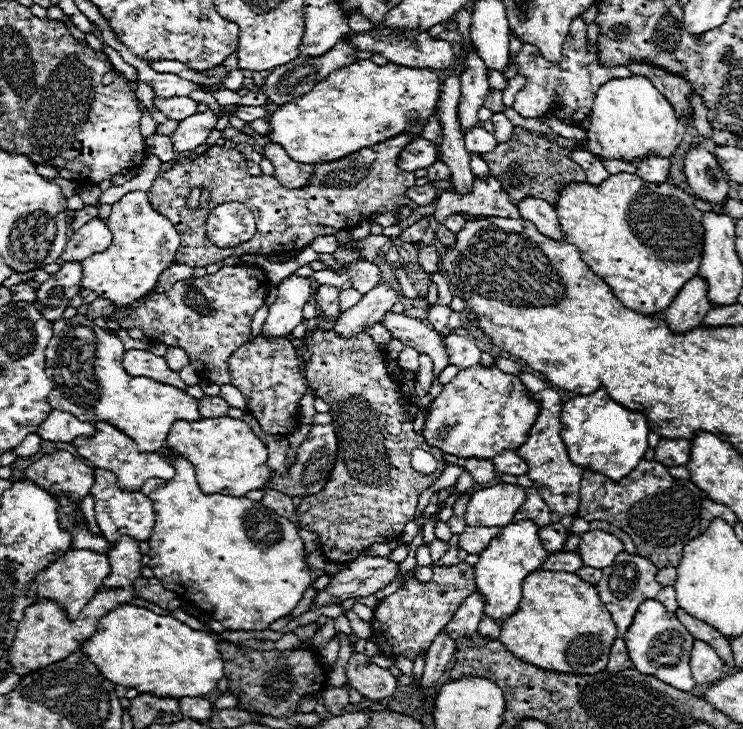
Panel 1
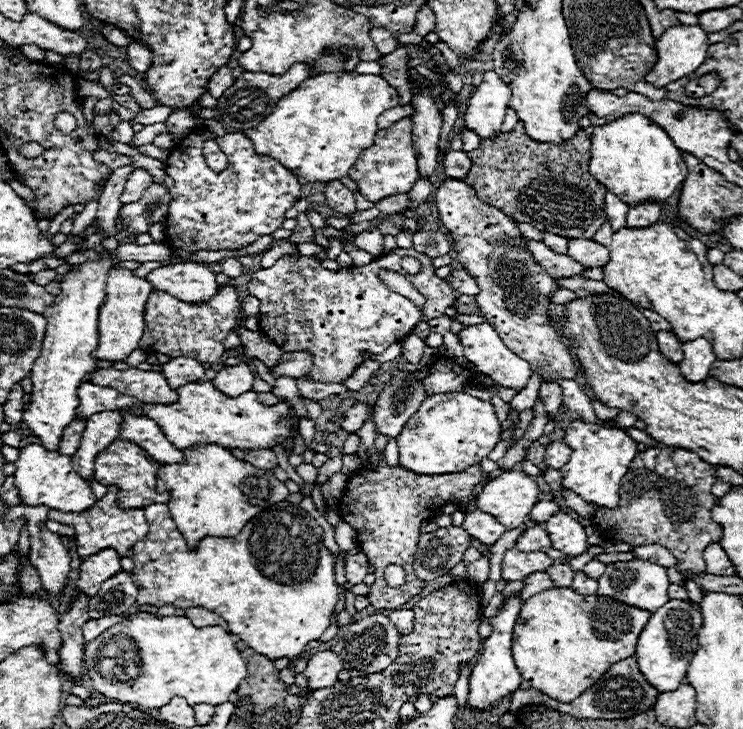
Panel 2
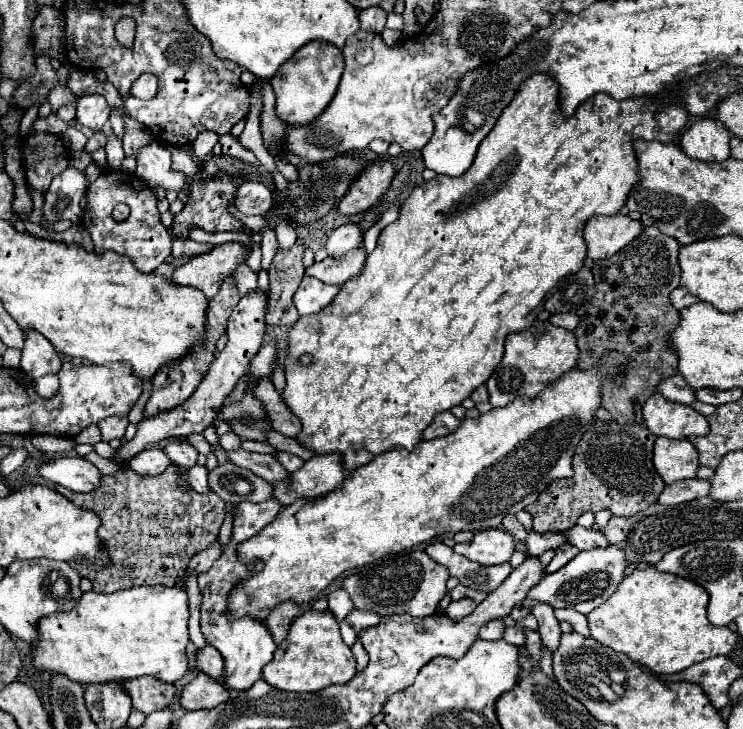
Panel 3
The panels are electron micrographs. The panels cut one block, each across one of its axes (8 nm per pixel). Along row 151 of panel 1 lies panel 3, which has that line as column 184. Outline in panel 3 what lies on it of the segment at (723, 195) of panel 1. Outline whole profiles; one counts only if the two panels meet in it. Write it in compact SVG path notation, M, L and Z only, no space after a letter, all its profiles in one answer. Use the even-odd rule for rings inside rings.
M198 672L198 676L182 690L182 706L186 710L214 708L222 702L228 702L228 698L230 694L226 686L204 672Z

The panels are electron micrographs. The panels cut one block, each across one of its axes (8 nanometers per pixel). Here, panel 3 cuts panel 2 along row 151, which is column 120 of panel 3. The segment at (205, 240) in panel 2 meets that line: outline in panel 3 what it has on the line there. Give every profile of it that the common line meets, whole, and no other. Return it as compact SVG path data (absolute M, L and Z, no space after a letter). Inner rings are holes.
M120 170L104 172L104 180L96 180L90 186L88 212L84 212L82 222L86 220L88 220L88 232L92 236L96 254L114 250L118 254L130 256L134 266L142 272L154 272L170 256L172 236L170 236L170 230L166 230L164 224L160 222L156 196L150 190L150 186L140 178L136 178L134 174L126 174ZM118 202L124 202L130 206L130 216L122 222L116 222L112 218L112 210Z

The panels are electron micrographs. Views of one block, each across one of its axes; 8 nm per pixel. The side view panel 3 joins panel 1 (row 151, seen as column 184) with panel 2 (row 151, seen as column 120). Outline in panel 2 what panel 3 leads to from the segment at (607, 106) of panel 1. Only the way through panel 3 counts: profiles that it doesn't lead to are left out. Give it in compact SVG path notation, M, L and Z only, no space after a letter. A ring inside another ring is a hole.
M638 112L594 126L590 154L590 174L594 174L602 186L612 194L618 194L626 204L638 204L644 200L662 202L670 198L686 178L682 150L674 146L664 128Z

